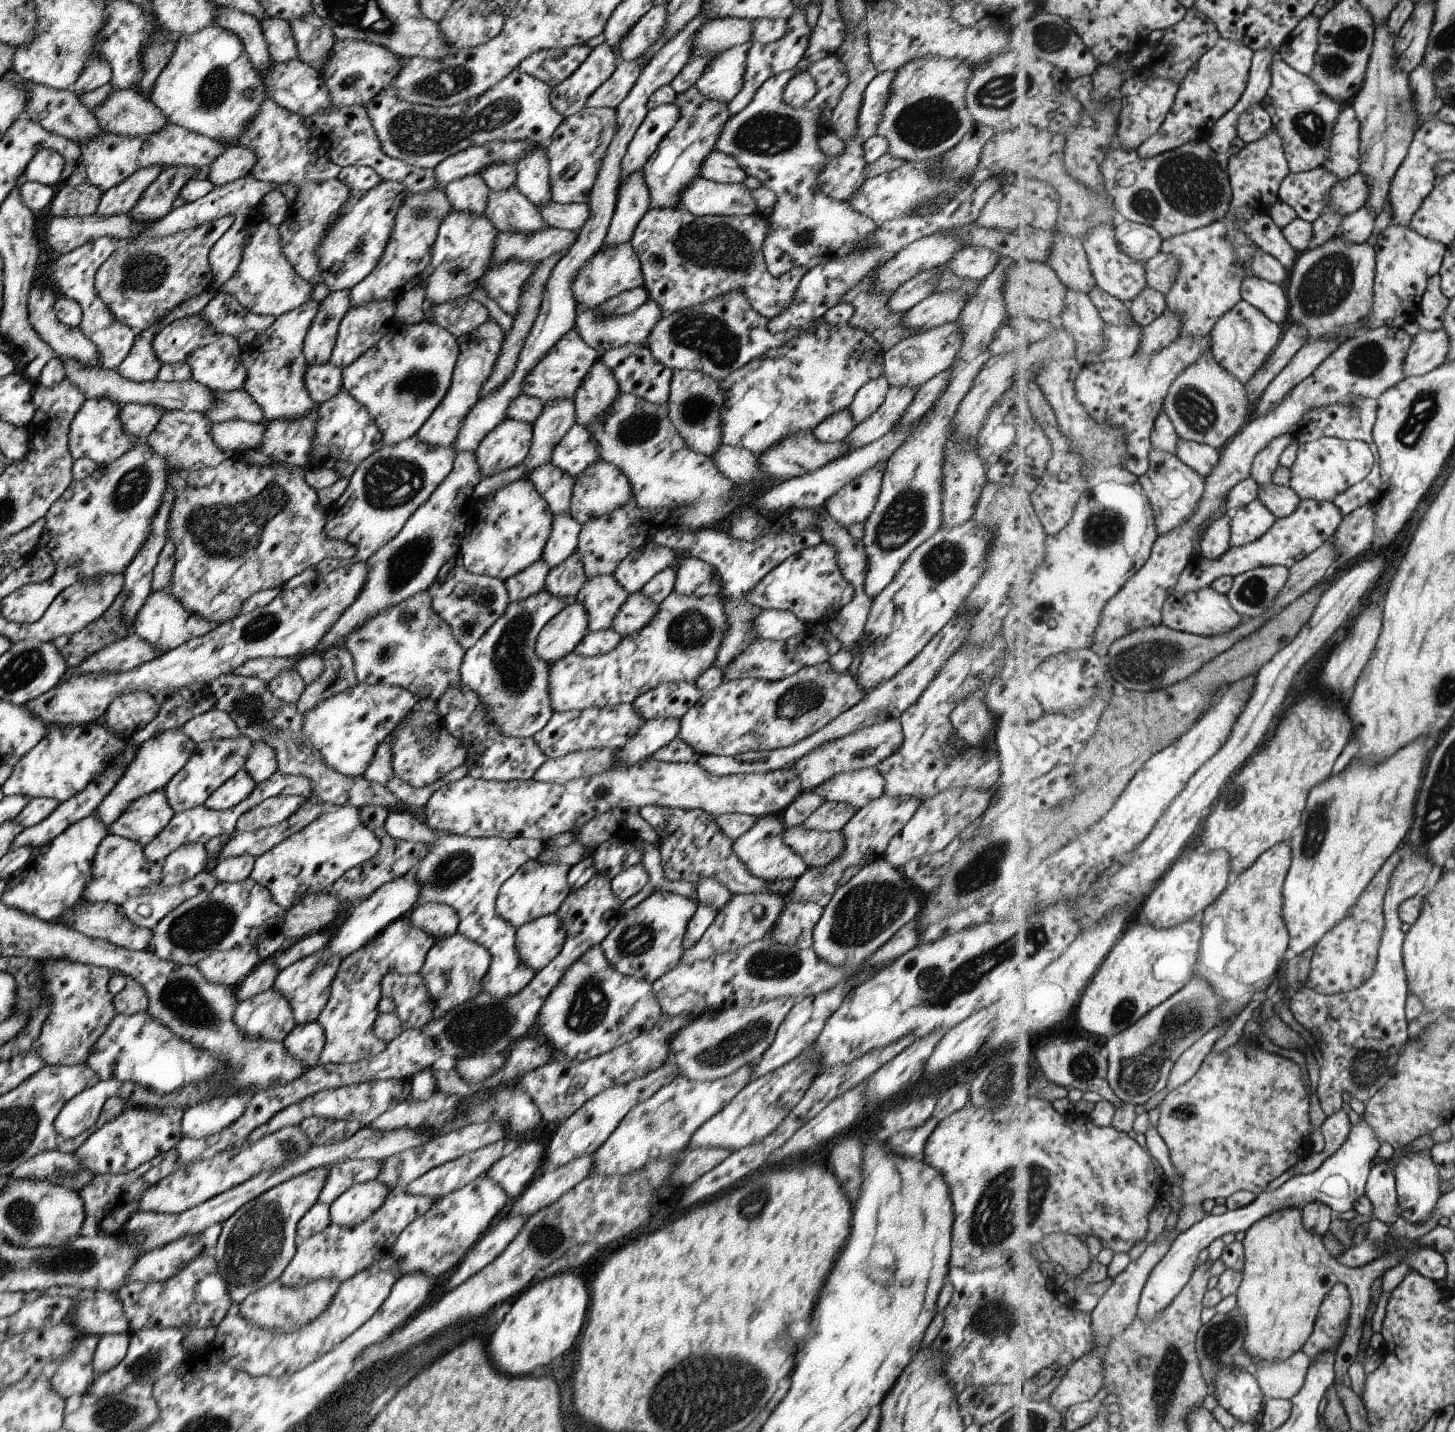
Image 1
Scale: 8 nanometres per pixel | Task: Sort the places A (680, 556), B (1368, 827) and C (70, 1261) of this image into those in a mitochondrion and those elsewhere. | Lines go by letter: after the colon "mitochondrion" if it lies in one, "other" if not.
A: other
B: other
C: mitochondrion

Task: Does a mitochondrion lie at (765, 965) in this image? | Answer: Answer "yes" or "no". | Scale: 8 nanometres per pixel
yes

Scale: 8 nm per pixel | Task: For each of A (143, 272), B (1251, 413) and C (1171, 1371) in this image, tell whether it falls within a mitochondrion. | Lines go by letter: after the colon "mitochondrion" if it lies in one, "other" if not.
A: mitochondrion
B: other
C: mitochondrion

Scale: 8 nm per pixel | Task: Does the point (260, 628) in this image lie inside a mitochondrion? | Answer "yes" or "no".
yes

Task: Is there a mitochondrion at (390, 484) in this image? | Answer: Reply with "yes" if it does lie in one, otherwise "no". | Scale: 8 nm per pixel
yes

